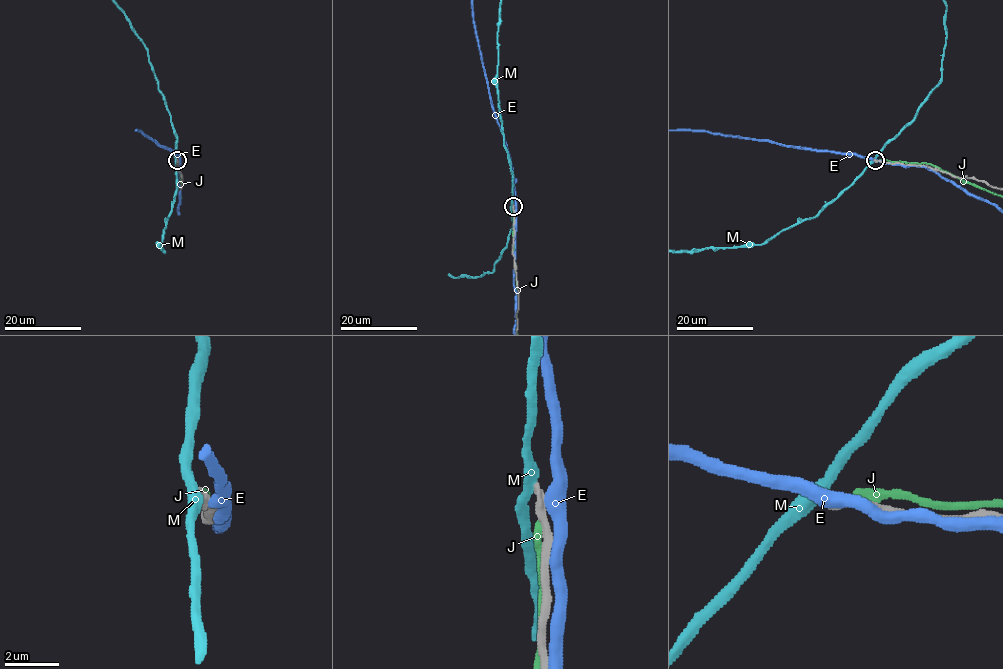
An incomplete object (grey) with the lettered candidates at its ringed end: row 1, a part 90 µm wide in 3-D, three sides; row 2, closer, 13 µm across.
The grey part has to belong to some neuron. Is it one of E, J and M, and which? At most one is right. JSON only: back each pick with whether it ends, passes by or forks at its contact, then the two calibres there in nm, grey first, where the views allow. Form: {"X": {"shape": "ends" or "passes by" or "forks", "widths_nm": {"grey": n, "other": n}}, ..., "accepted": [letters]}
{"accepted": []}

